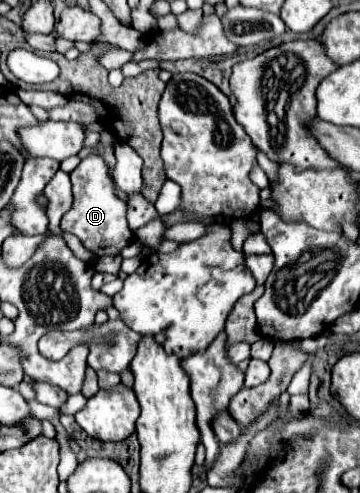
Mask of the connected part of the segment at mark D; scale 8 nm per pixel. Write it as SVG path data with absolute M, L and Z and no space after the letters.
M92 152L70 172L70 180L72 180L74 202L64 216L62 230L80 238L84 248L94 252L98 258L118 256L122 248L130 244L134 234L130 232L126 222L126 210L128 210L126 200L118 198L116 194L116 186L110 176L110 166L98 152Z

